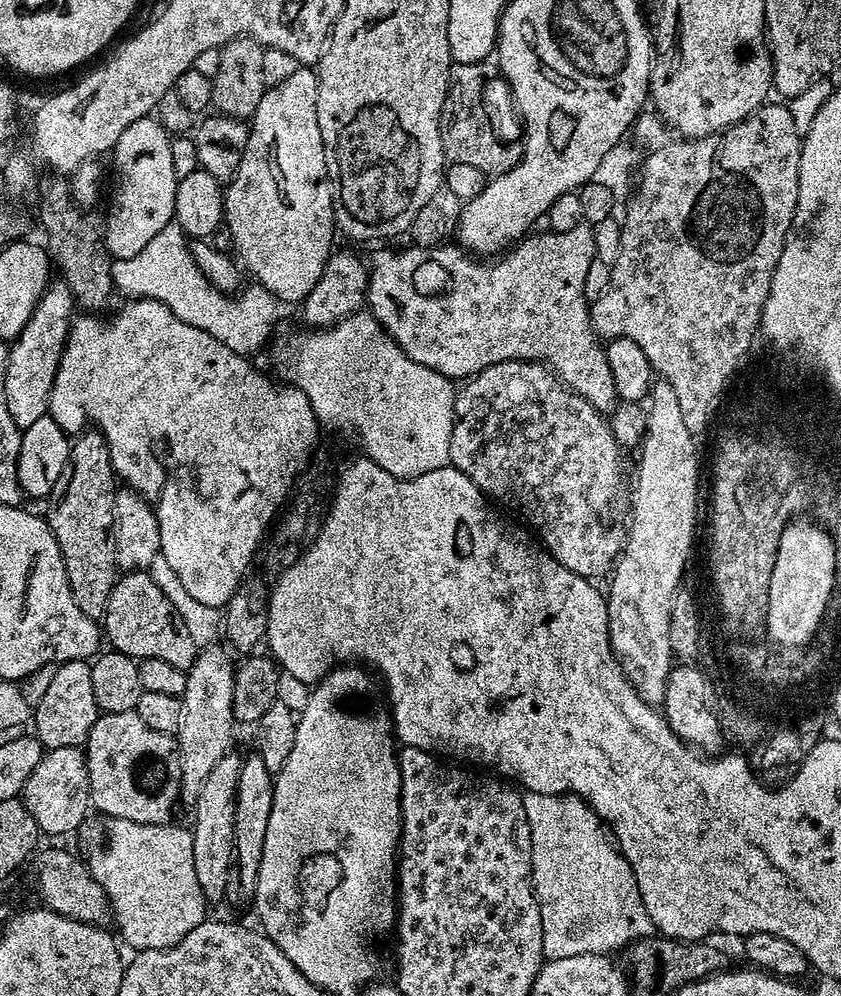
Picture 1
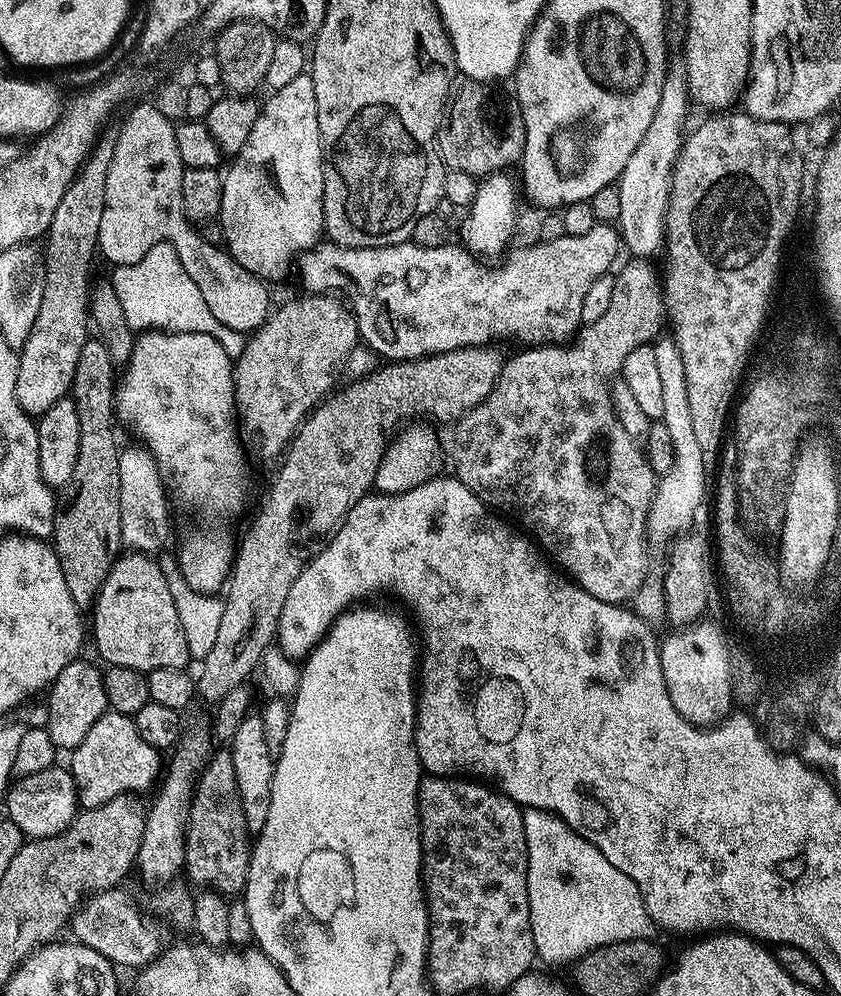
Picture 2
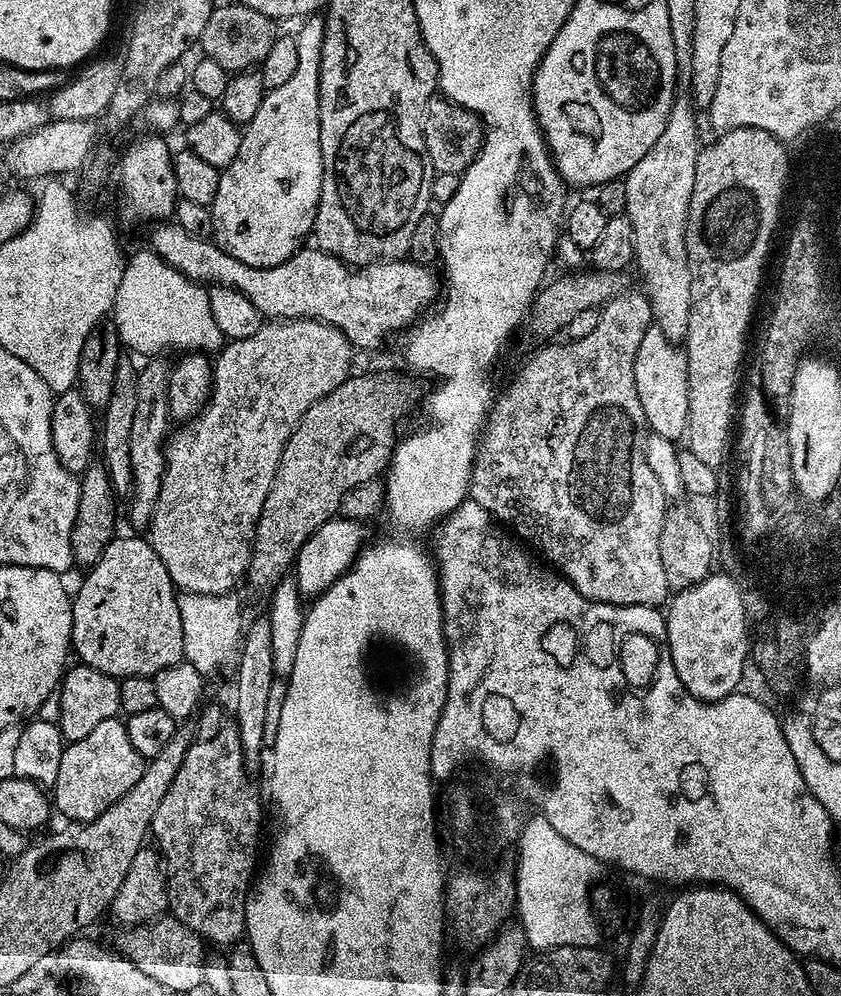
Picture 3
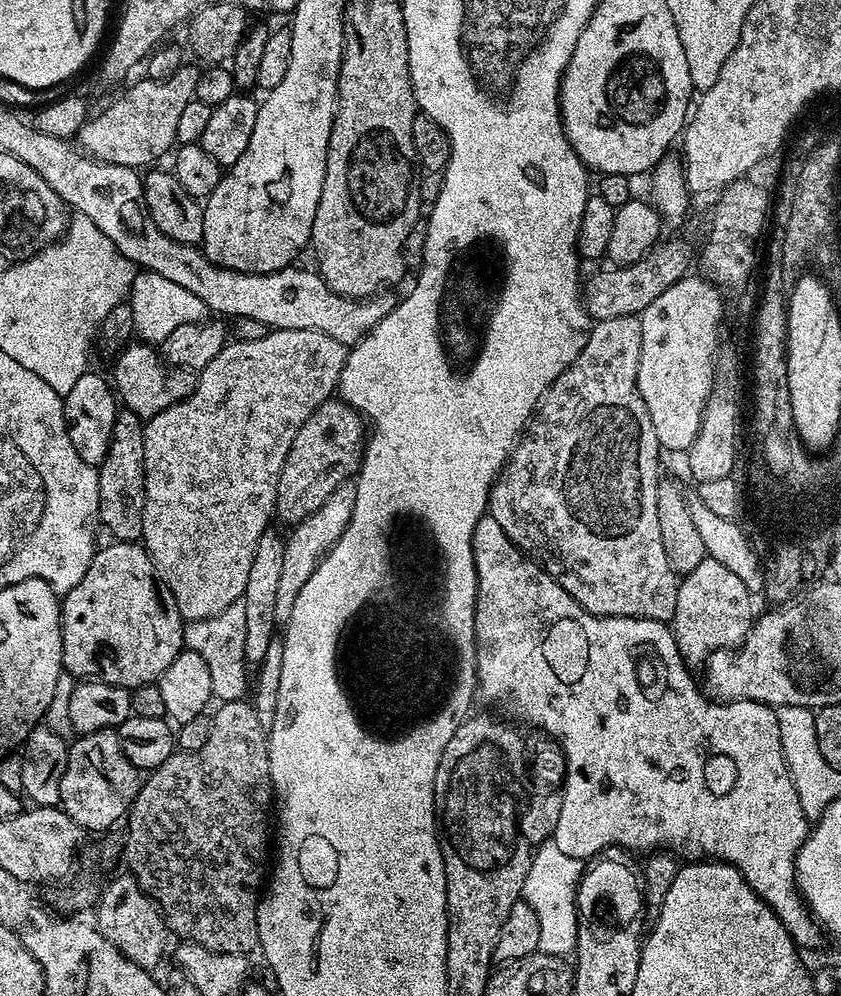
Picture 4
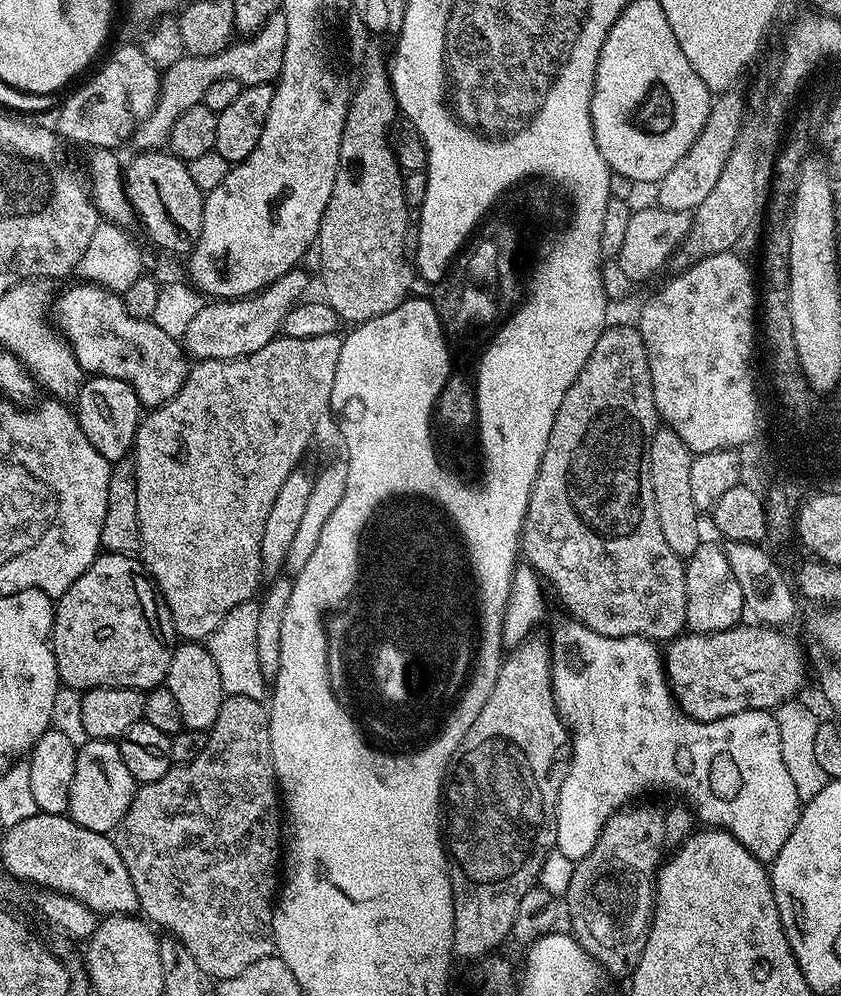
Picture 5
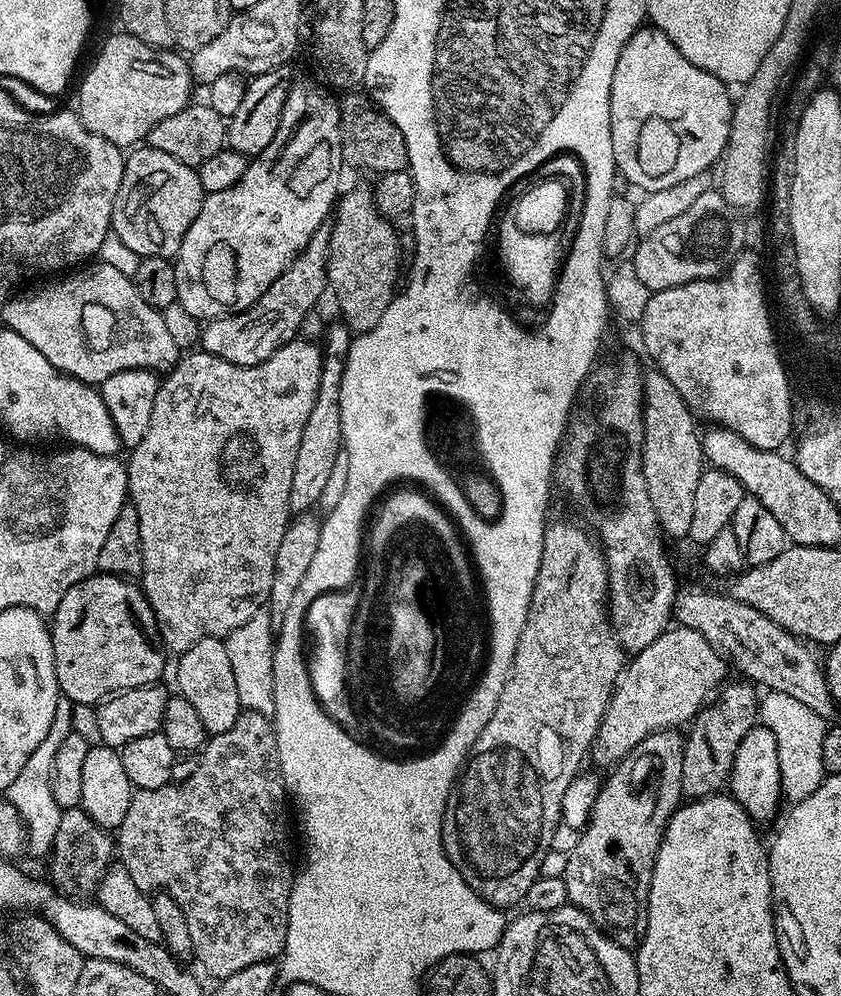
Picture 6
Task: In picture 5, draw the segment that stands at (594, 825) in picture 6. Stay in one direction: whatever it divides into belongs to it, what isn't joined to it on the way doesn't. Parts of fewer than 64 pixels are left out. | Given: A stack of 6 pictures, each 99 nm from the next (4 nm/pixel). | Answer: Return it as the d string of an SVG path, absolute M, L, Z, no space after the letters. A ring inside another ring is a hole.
M636 802L631 806L625 806L619 812L615 812L610 819L604 824L602 834L598 838L598 842L594 846L594 850L590 854L586 854L586 858L582 858L573 870L573 876L570 878L570 884L566 893L568 900L568 912L572 915L572 928L570 927L571 935L575 936L576 941L590 953L596 961L604 967L604 971L613 978L631 977L635 972L638 962L642 958L642 950L646 950L646 942L648 941L648 930L652 927L652 913L654 911L654 873L661 867L662 856L660 860L660 852L665 851L663 844L663 820L664 812L659 808L651 808L648 804L640 804L644 802Z

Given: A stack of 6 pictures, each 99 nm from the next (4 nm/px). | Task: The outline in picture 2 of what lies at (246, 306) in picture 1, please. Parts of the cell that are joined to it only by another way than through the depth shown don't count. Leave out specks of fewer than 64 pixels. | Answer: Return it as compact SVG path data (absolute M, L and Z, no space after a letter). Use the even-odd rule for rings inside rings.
M171 244L151 246L140 262L113 267L111 272L110 282L126 314L126 322L132 329L210 334L220 343L222 350L226 350L228 356L235 358L242 354L246 343L245 333L235 332L210 314L209 307L202 300L201 291L183 270Z

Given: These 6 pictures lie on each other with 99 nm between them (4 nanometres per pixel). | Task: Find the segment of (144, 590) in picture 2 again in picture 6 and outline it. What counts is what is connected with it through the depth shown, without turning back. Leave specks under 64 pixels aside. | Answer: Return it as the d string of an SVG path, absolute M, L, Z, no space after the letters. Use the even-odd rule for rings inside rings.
M93 574L82 582L70 586L62 594L55 612L50 616L52 653L61 697L73 704L99 705L100 701L125 692L127 688L141 688L155 684L164 672L166 649L160 639L160 628L143 587L123 576Z

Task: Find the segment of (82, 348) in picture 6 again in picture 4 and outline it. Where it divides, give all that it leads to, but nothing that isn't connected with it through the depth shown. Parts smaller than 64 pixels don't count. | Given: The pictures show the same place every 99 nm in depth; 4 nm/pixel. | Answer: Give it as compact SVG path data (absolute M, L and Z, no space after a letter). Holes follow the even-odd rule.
M132 342L115 357L116 380L114 391L123 407L138 414L147 422L154 414L166 410L177 400L190 395L194 387L193 375L186 370L172 370L165 364L163 356L147 342Z

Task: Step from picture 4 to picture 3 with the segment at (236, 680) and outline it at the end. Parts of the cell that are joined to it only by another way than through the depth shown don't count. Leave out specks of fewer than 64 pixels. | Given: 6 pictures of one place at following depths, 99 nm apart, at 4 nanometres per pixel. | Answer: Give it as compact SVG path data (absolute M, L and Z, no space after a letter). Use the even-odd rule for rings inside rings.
M180 592L178 614L182 618L182 650L187 664L194 666L194 670L198 670L206 678L212 678L223 664L233 663L242 641L240 600L236 594L215 596Z

